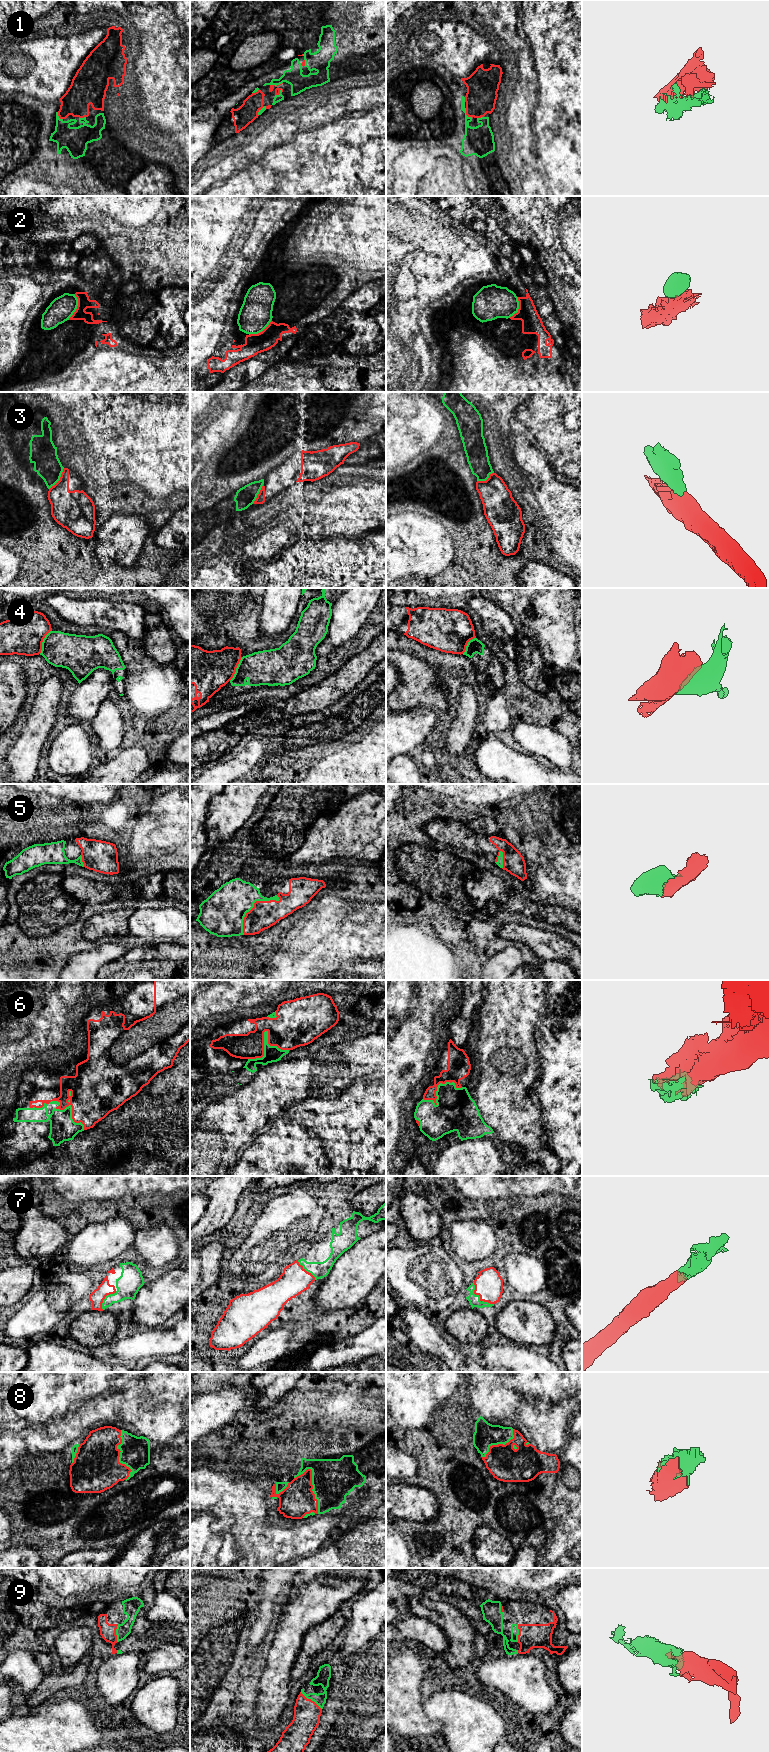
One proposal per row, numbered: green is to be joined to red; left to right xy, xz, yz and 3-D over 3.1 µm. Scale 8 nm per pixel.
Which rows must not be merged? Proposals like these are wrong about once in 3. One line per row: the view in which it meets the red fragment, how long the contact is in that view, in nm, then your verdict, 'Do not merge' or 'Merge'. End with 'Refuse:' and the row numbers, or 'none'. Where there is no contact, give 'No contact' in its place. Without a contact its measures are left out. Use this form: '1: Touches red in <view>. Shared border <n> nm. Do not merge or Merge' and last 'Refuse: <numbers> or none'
1: Touches red in yz. Shared border 100 nm. Merge
2: Touches red in xy. Shared border 220 nm. Merge
3: Touches red in xy. Shared border 220 nm. Do not merge
4: Touches red in xy. Shared border 220 nm. Do not merge
5: Touches red in xz. Shared border 420 nm. Merge
6: Touches red in xz. Shared border 340 nm. Merge
7: Touches red in yz. Shared border 240 nm. Merge
8: Touches red in xz. Shared border 380 nm. Merge
9: Touches red in xz. Shared border 220 nm. Merge
Refuse: 3, 4

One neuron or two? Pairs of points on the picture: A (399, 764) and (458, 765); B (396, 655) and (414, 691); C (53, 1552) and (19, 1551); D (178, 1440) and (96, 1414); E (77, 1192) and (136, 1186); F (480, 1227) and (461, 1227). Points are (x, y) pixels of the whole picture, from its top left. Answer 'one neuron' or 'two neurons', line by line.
A: one neuron
B: one neuron
C: two neurons
D: two neurons
E: one neuron
F: one neuron

